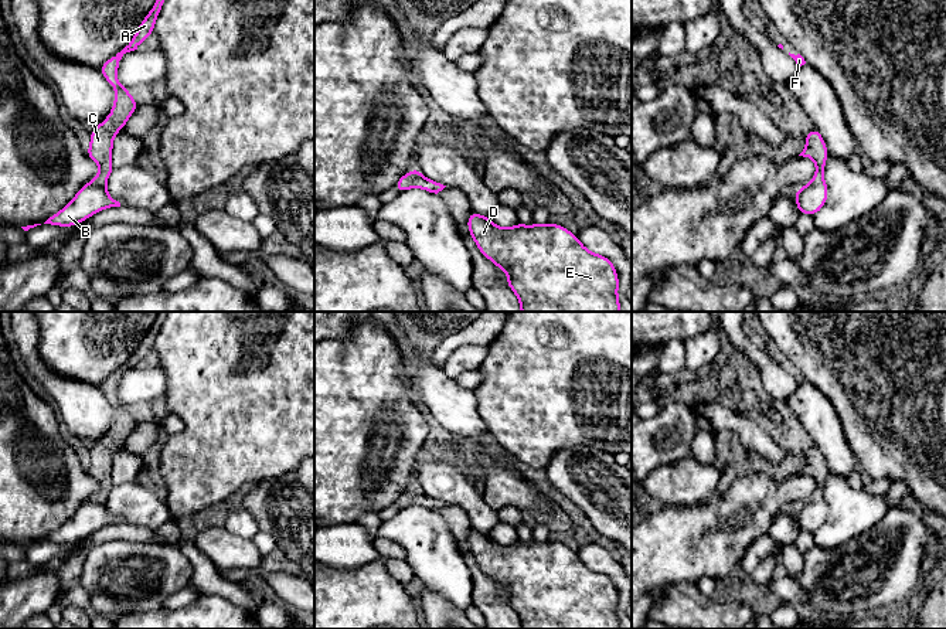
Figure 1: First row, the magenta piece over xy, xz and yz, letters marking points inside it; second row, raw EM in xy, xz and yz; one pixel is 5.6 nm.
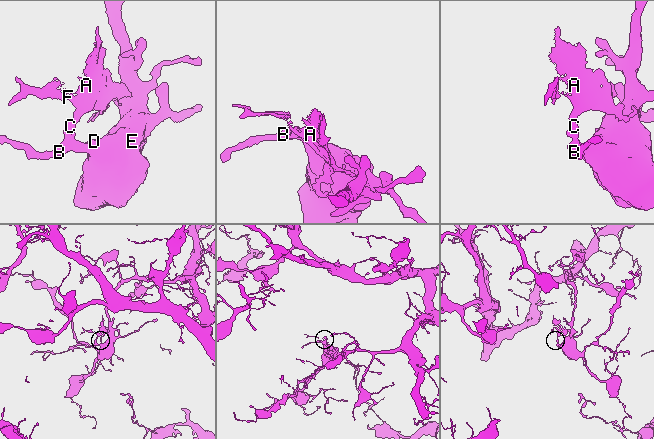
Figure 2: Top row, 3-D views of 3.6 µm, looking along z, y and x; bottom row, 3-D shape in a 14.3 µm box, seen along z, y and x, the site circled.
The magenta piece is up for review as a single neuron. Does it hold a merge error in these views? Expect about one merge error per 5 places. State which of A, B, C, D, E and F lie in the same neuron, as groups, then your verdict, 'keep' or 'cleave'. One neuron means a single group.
A B C D E F | keep

